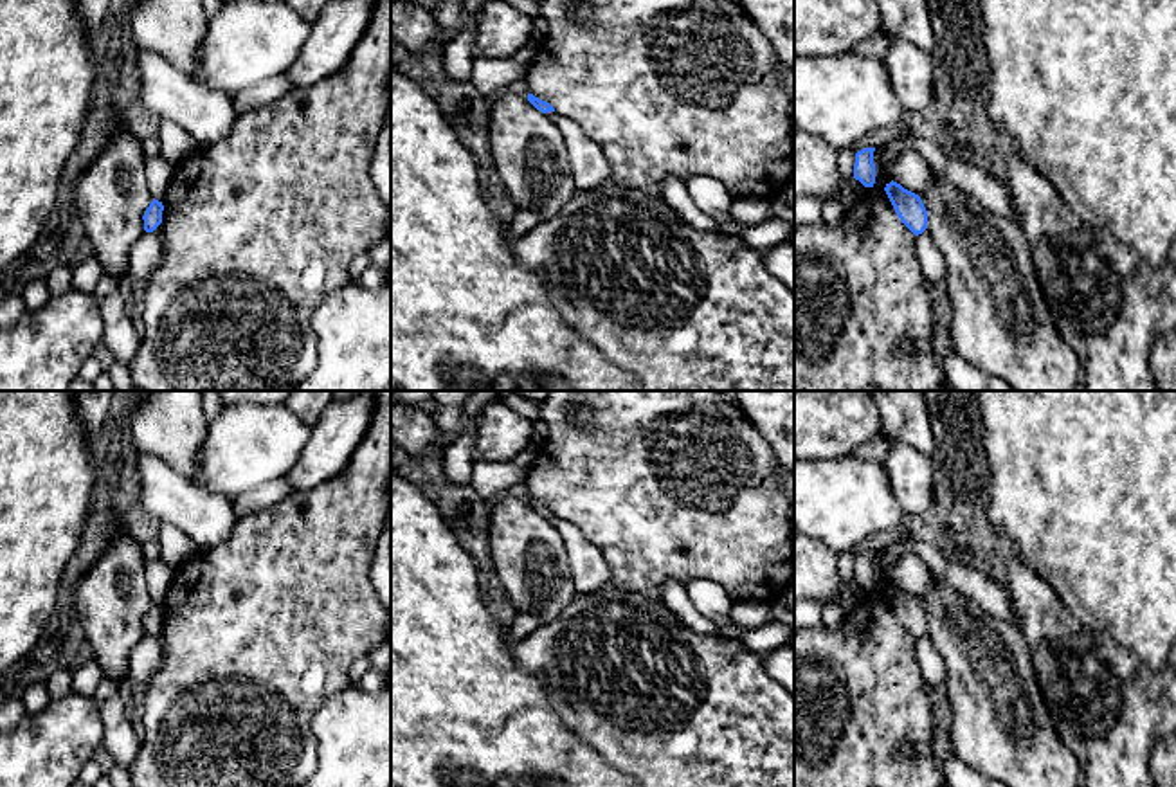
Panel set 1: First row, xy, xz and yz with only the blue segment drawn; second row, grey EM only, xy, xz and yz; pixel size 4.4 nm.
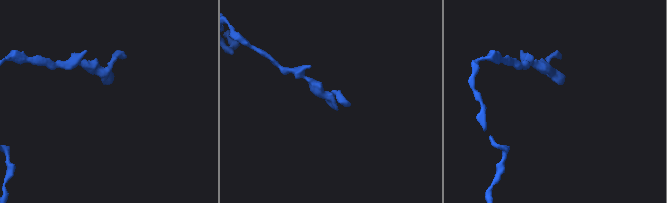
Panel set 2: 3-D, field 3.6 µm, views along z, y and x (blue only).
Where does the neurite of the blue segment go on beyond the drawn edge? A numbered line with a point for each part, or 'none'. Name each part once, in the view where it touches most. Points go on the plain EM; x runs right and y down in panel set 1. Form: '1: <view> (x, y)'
none

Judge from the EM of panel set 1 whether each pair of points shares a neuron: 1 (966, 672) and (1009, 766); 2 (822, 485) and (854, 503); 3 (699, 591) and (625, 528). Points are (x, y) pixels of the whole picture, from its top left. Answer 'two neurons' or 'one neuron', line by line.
1: one neuron
2: one neuron
3: two neurons

